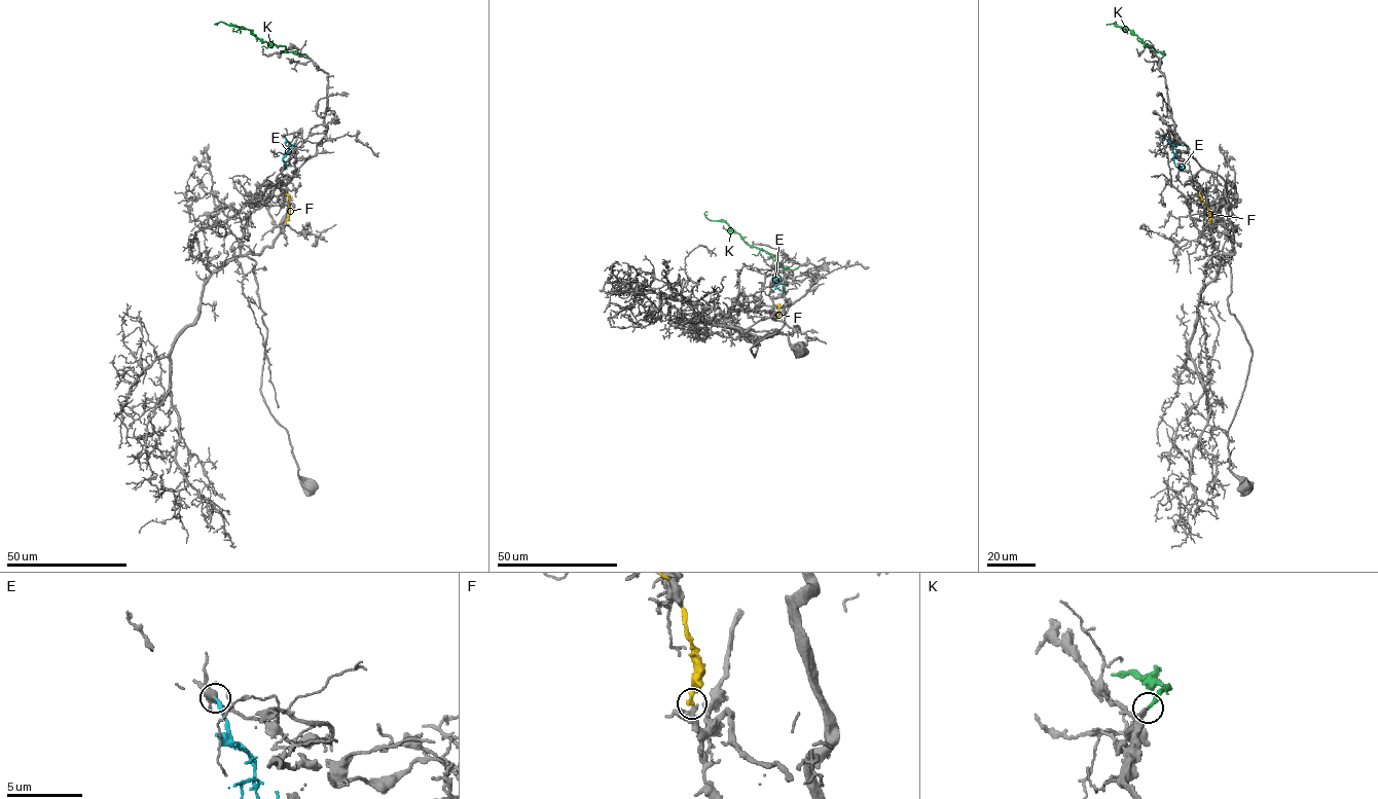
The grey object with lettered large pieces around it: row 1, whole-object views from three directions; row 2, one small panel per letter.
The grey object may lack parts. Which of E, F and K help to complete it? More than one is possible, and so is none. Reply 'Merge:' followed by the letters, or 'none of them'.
Merge: K

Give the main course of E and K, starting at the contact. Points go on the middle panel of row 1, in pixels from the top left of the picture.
E: (774, 267), (781, 281), (773, 279), (780, 291)
K: (798, 266), (793, 270), (785, 267), (774, 255), (751, 247), (725, 222), (710, 220), (704, 215), (708, 211)

